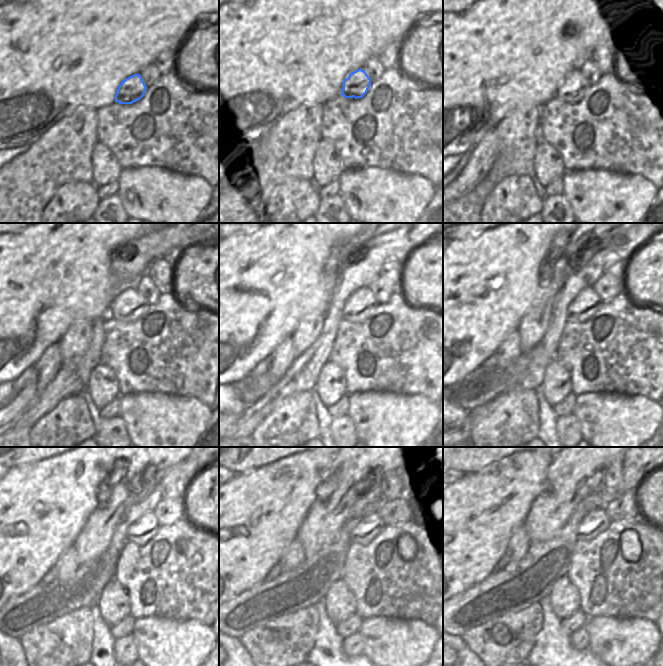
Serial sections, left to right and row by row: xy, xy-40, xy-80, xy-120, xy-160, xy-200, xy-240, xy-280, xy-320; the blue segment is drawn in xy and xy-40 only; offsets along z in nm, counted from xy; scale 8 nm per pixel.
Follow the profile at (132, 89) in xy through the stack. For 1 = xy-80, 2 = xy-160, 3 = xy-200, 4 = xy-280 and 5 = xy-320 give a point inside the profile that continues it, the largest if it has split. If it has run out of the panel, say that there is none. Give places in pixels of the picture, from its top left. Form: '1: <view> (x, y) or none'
1: xy-80 (579, 81)
2: xy-160 (367, 298)
3: xy-200 (592, 298)
4: xy-280 (372, 522)
5: xy-320 (597, 520)

